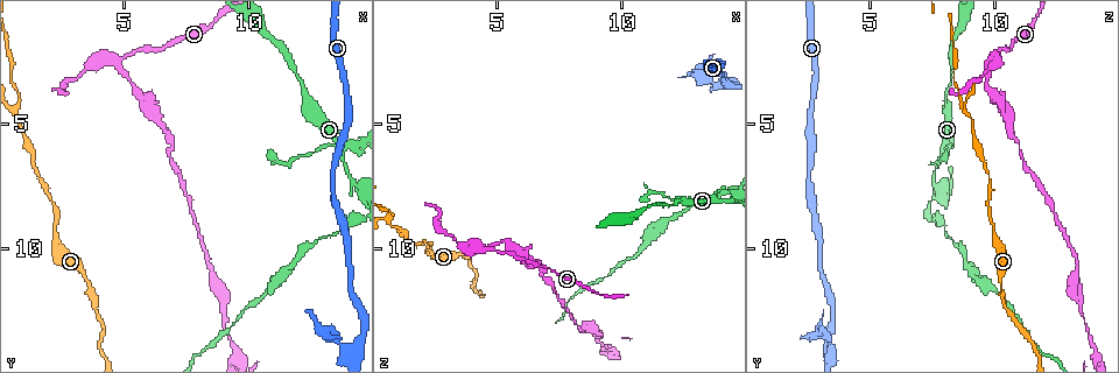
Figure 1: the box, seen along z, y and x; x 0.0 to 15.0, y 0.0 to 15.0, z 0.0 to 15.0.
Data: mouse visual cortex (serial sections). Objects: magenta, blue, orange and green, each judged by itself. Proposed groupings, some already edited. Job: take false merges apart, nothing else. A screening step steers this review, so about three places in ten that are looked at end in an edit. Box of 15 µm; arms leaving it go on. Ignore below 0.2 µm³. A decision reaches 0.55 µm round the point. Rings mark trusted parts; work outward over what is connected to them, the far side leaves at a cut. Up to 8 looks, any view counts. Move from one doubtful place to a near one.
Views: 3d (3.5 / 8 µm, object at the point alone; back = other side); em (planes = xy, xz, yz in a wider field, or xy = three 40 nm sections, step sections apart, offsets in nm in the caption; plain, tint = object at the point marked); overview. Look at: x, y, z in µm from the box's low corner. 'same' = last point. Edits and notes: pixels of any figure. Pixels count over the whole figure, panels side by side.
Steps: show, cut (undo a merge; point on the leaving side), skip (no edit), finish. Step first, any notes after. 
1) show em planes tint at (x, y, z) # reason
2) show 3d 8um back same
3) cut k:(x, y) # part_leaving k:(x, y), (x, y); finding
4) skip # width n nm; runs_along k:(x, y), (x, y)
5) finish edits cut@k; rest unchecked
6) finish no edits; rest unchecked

show 3d 3.5um at (14.3, 7.3, 7.6) # calibre changes

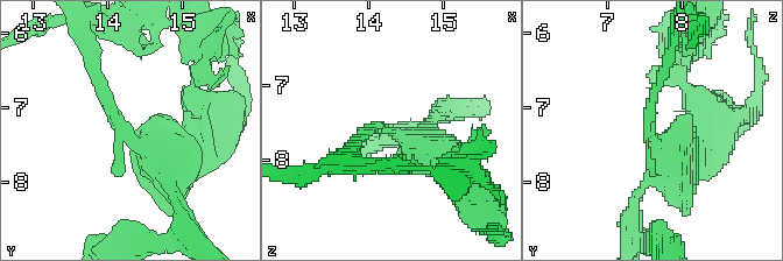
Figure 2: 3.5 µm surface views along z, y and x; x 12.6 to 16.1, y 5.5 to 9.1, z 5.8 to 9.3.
show em xy step 5 plain at (14.35, 7.40, 7.60) # shape alone is not enough

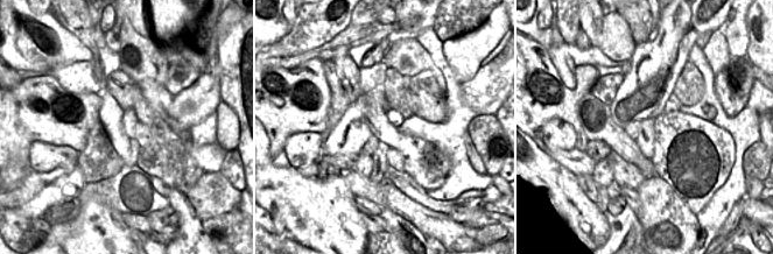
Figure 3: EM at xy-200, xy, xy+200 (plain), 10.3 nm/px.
show em xy step 5 tint same # with the object marked

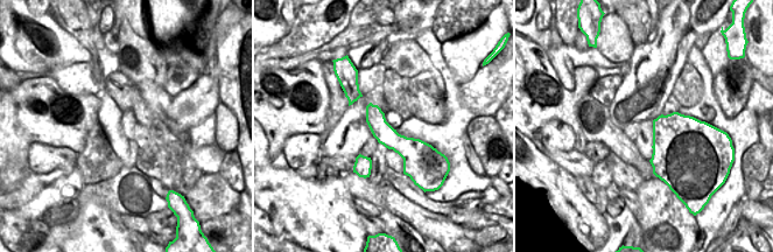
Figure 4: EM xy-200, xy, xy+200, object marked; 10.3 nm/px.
skip # runs_along 4:(369, 109), (399, 144), (427, 153); continuous, no second cell

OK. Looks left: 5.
show 3d 3.5um at (14.4, 14.0, 3.4) # branch point

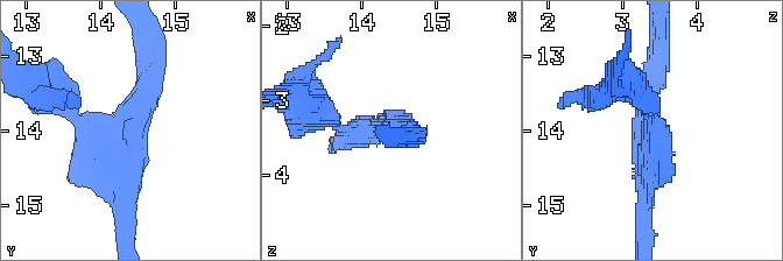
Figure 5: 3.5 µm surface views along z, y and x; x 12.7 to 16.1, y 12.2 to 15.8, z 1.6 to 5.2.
show em xy step 2 tint at (14.35, 14.00, 3.35)

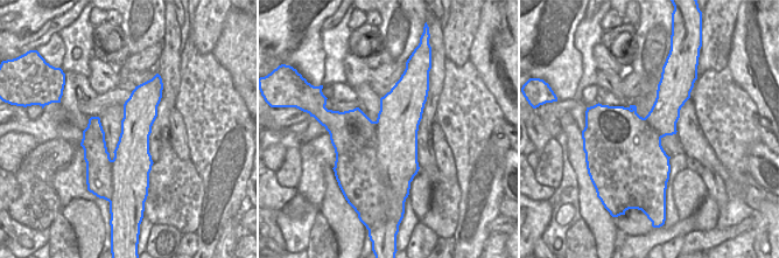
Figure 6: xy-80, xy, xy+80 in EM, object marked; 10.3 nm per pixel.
cut 5:(77, 181) # part_leaving 5:(114, 133), (32, 86); two cells meet here

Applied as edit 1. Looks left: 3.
show overview

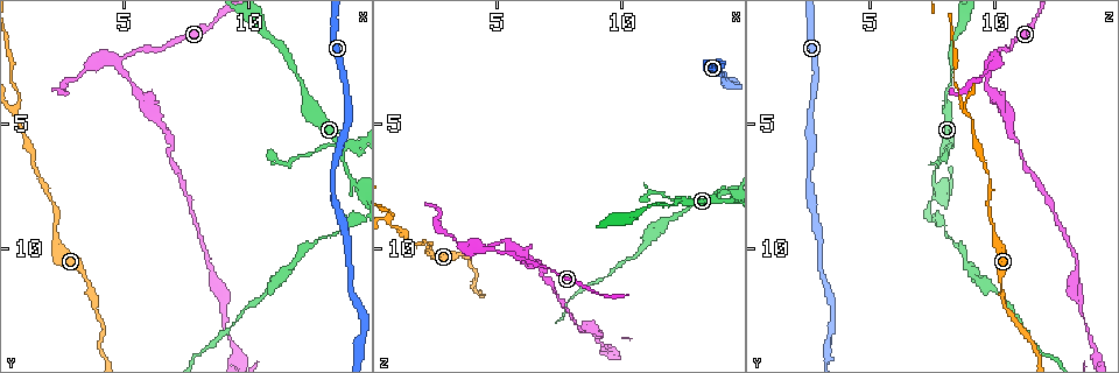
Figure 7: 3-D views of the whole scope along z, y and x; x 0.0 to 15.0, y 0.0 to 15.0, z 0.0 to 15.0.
show 3d 3.5um at (4.9, 2.4, 10.1) # two arms in line, one across

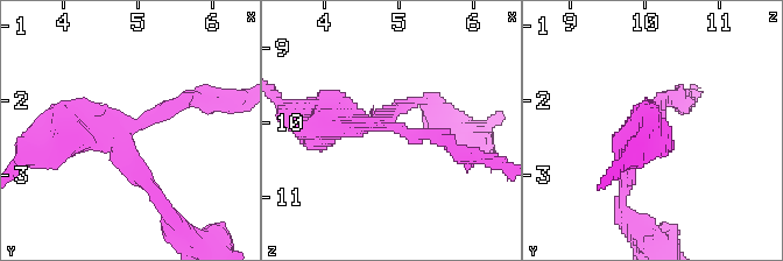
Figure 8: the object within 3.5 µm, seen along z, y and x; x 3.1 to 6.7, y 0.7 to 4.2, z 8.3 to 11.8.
show em planes tint at (4.90, 2.40, 10.10) # arms 3; arm_widths 200, 200, 450 nm

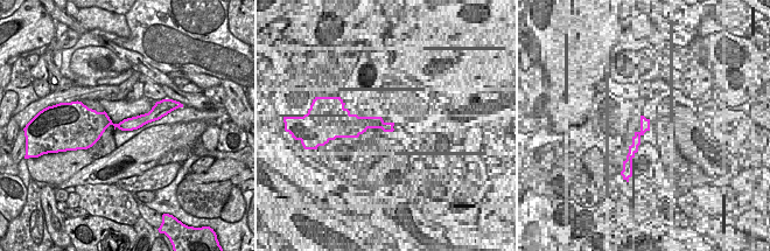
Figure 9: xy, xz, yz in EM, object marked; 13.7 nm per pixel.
cut 8:(136, 180) # part_leaving 8:(128, 146), (139, 175), (185, 235); a second cell is stuck on

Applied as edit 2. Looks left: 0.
finish edits cut@5, cut@8; rest unchecked

